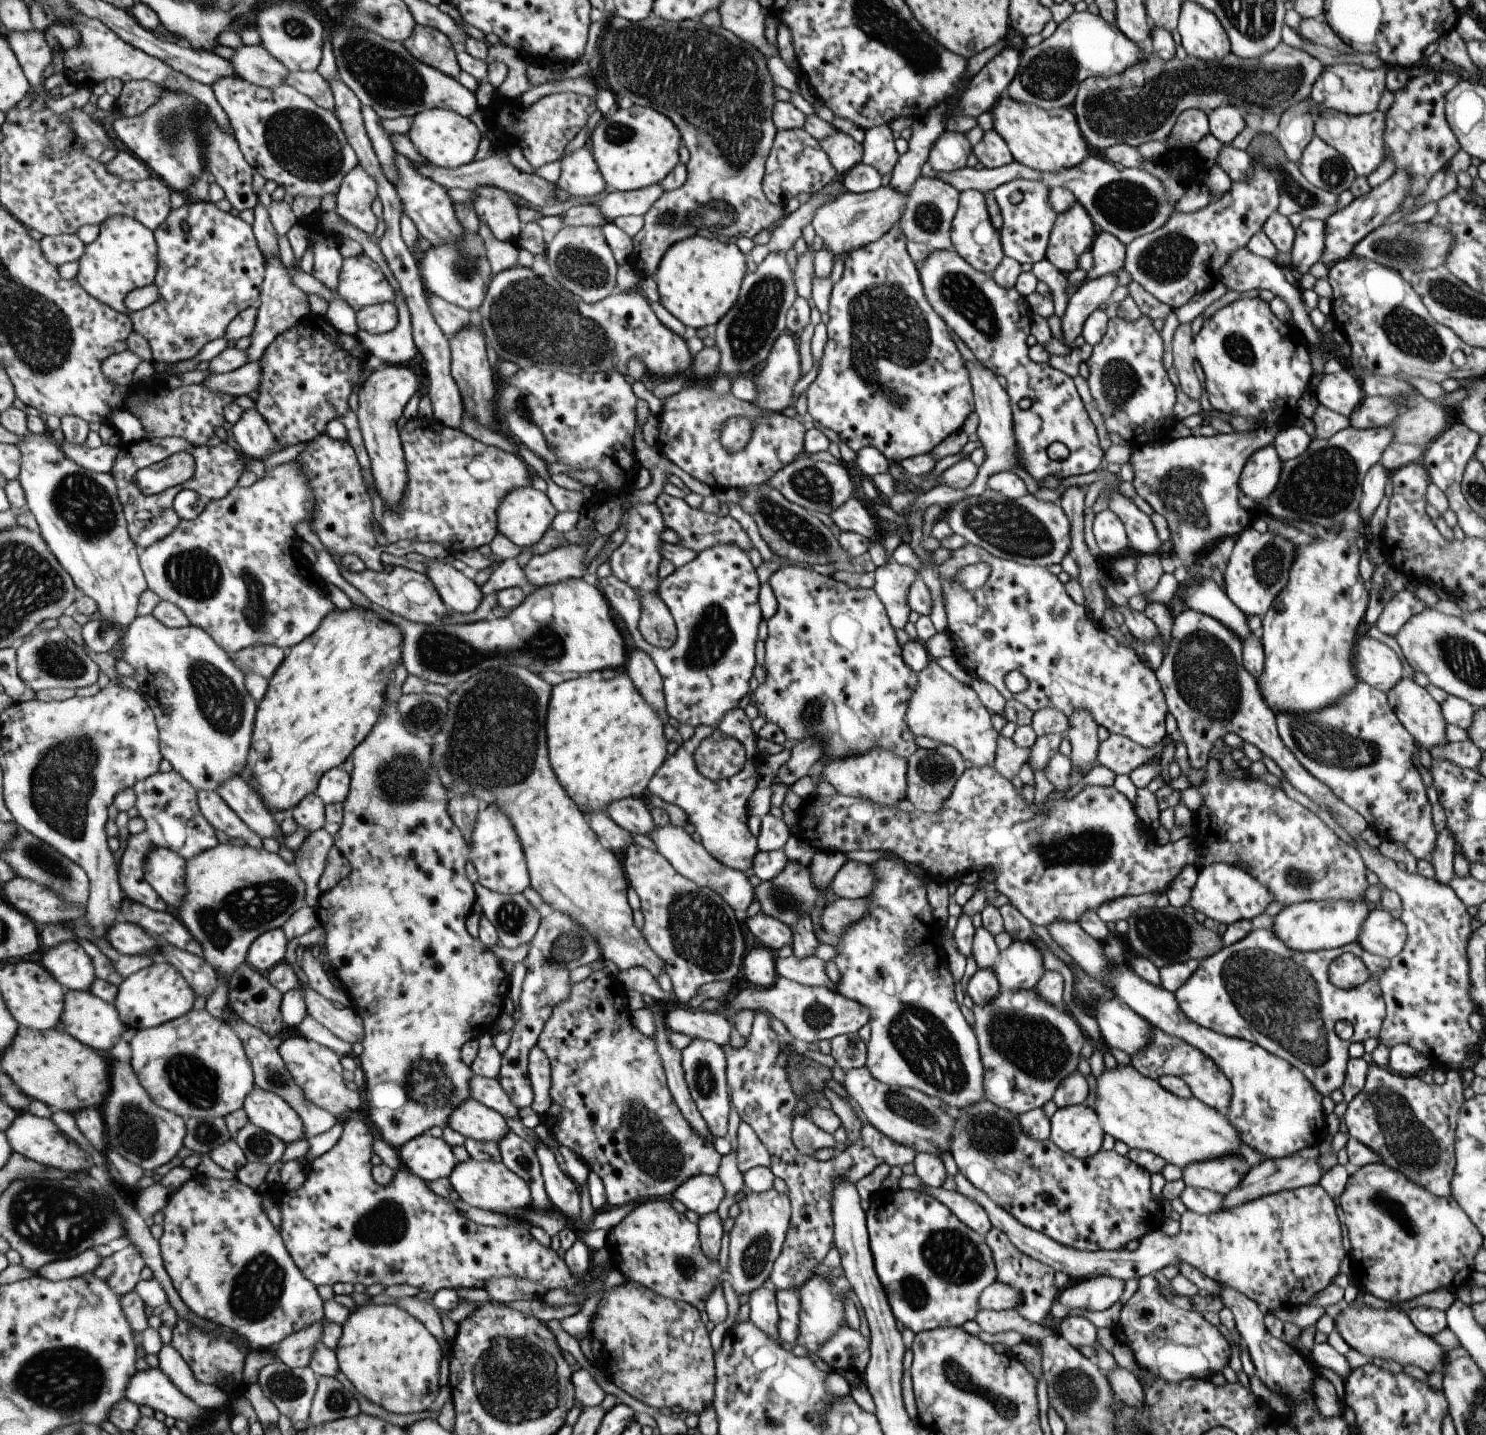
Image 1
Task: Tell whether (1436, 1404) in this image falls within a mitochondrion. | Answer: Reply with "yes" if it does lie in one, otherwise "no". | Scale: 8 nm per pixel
no

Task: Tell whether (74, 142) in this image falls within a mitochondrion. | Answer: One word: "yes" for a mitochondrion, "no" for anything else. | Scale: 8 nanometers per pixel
no

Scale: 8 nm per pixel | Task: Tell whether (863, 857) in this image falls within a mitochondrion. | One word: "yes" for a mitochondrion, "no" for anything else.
no

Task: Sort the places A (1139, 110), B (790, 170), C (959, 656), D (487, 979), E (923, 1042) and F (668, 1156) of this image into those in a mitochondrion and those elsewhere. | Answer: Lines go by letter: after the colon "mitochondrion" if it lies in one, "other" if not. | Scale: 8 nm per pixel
A: mitochondrion
B: other
C: other
D: other
E: mitochondrion
F: mitochondrion

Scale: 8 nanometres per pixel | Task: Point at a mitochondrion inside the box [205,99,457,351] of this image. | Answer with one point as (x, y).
(301, 141)

